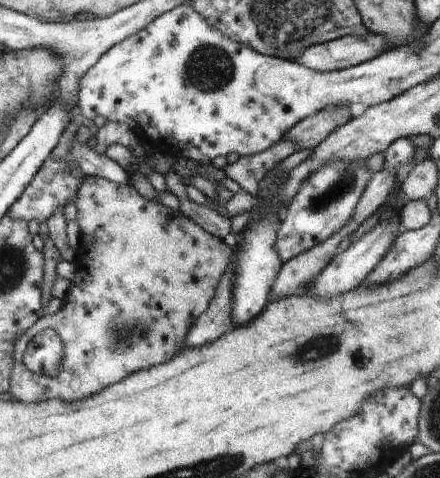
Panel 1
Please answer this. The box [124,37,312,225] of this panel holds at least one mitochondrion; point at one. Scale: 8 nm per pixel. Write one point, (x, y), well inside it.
(208, 68)

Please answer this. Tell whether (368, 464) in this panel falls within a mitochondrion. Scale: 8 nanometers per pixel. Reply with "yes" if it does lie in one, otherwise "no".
no

